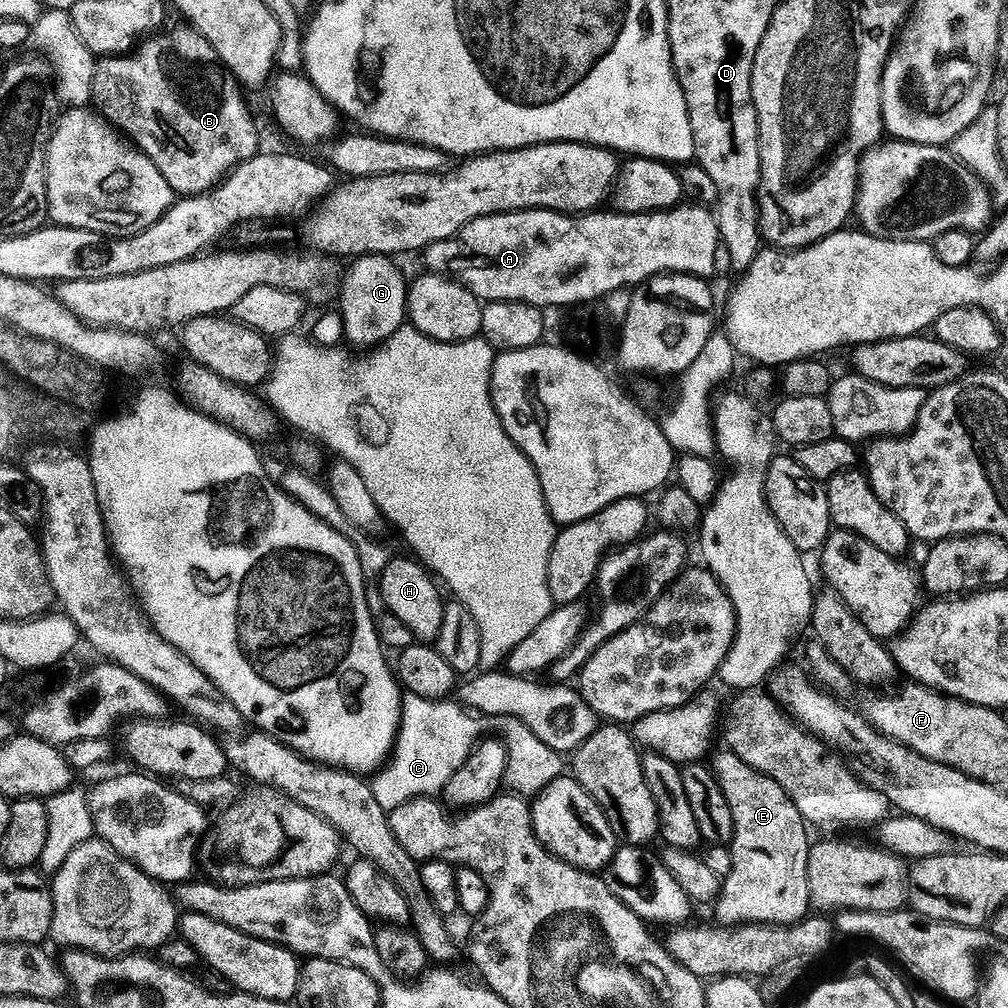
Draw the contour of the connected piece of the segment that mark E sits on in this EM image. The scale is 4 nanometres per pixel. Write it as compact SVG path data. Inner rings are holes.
M721 750L721 752L713 751L710 756L710 767L712 773L716 776L716 780L720 784L722 794L726 794L726 802L730 802L730 814L734 818L734 838L730 845L733 869L730 874L723 877L722 891L715 901L714 909L716 908L715 919L725 926L735 926L738 924L788 924L791 912L797 912L797 917L804 918L809 915L808 908L812 904L812 895L810 894L810 886L808 885L808 850L810 847L810 839L808 840L809 825L798 810L798 806L794 806L794 802L788 797L788 792L782 790L782 786L778 786L778 782L774 782L774 778L770 778L766 774L762 774L758 770L754 770L750 766L746 766L746 762L742 762L742 758L738 758L738 754Z

